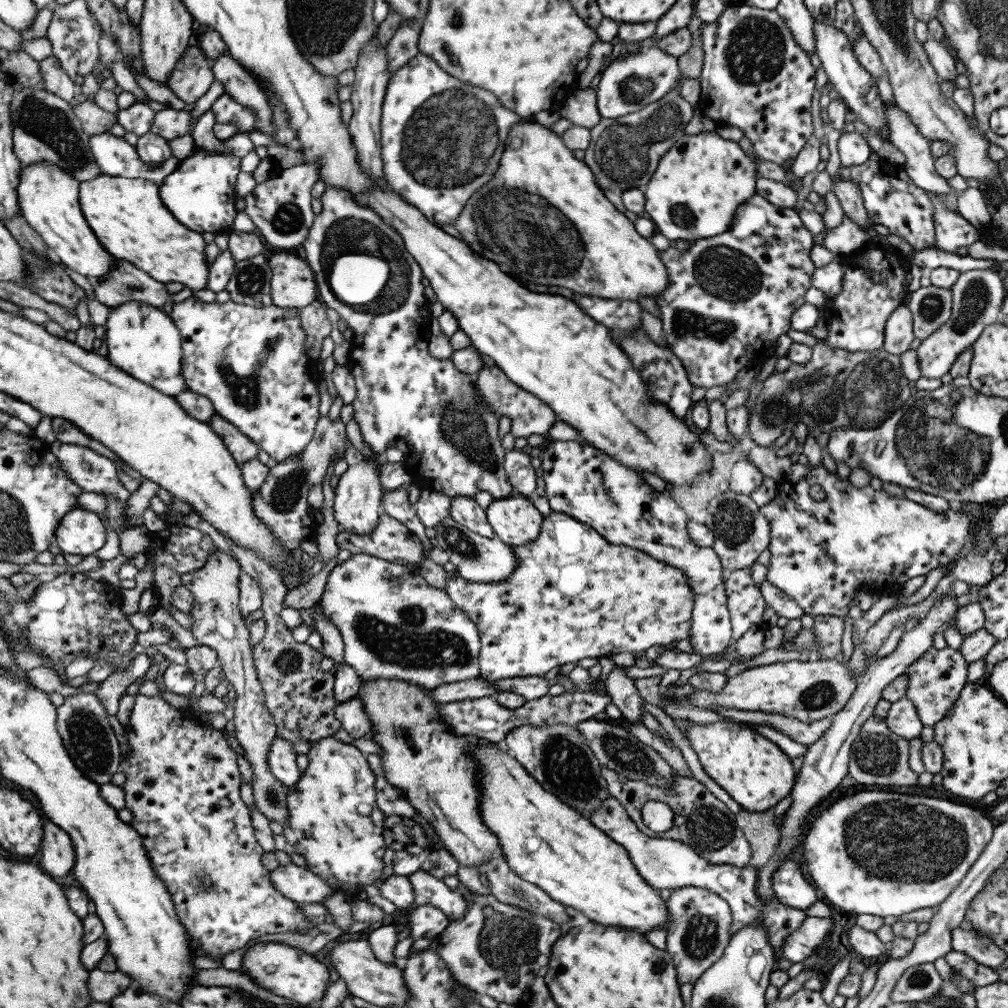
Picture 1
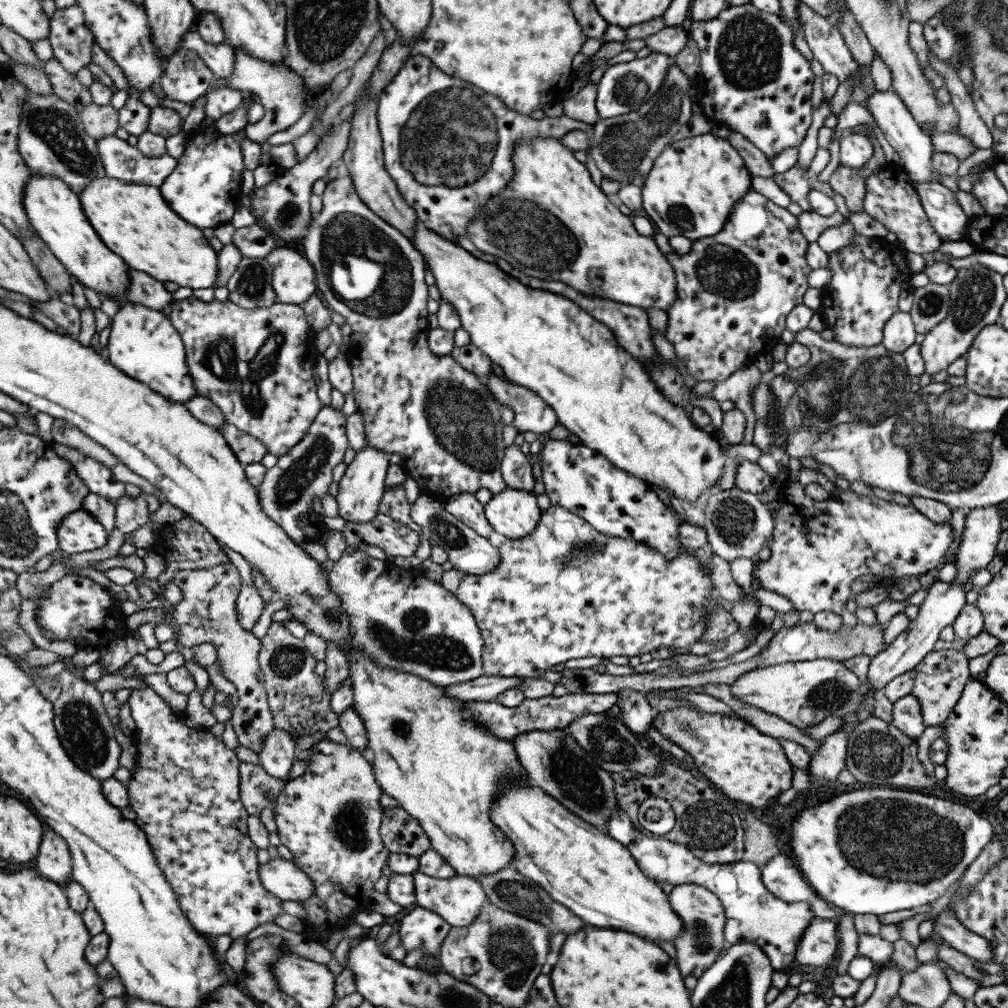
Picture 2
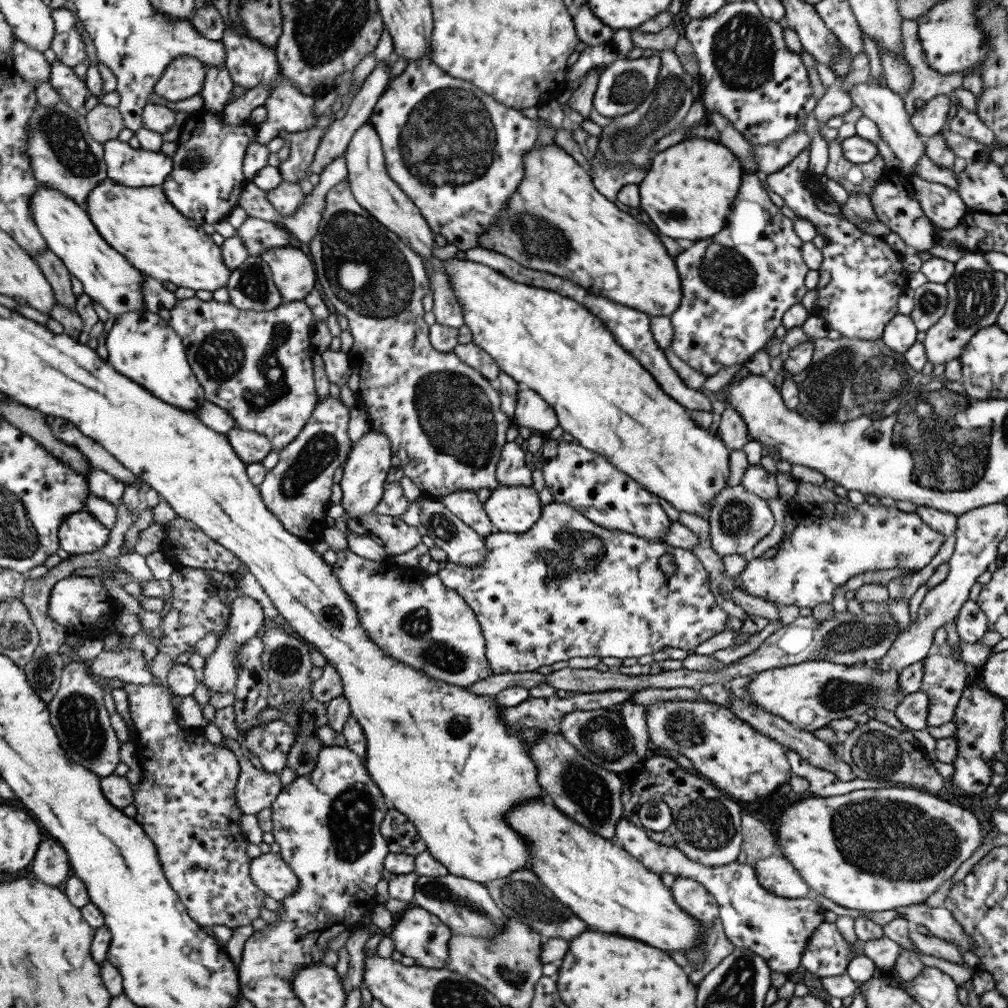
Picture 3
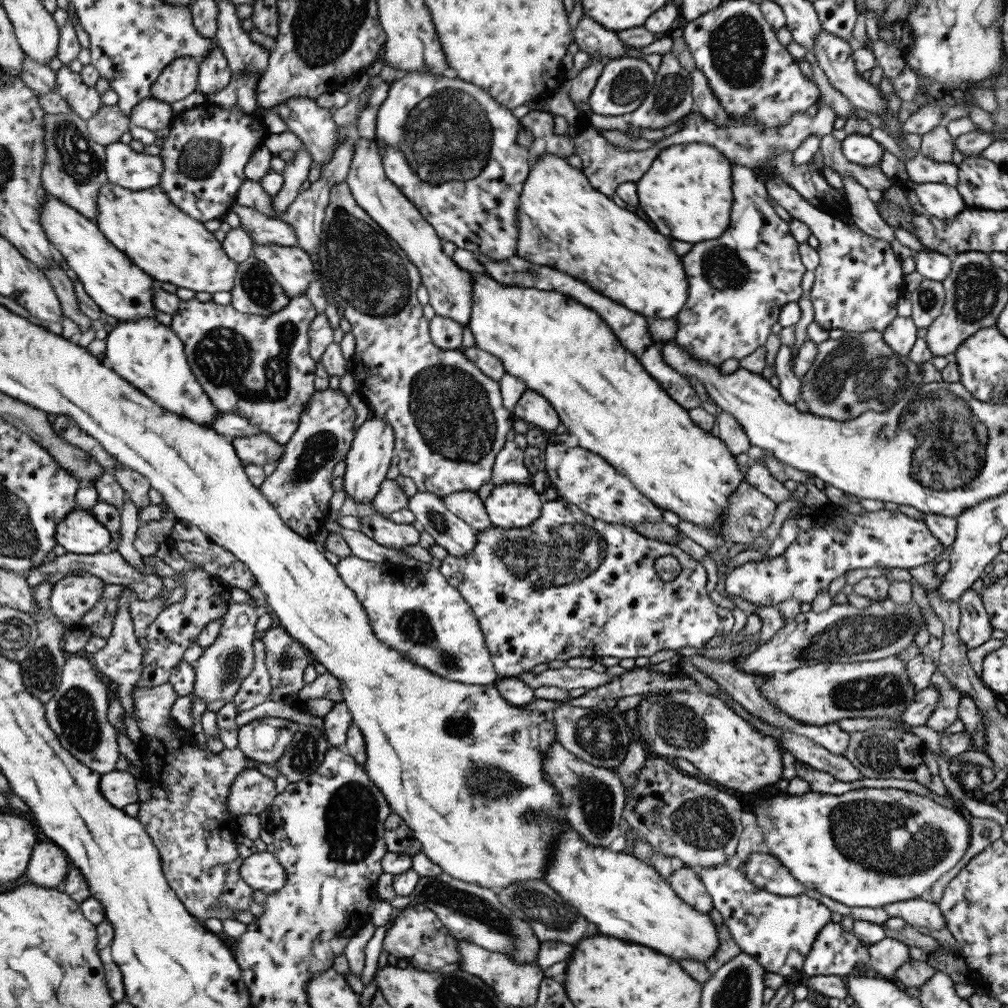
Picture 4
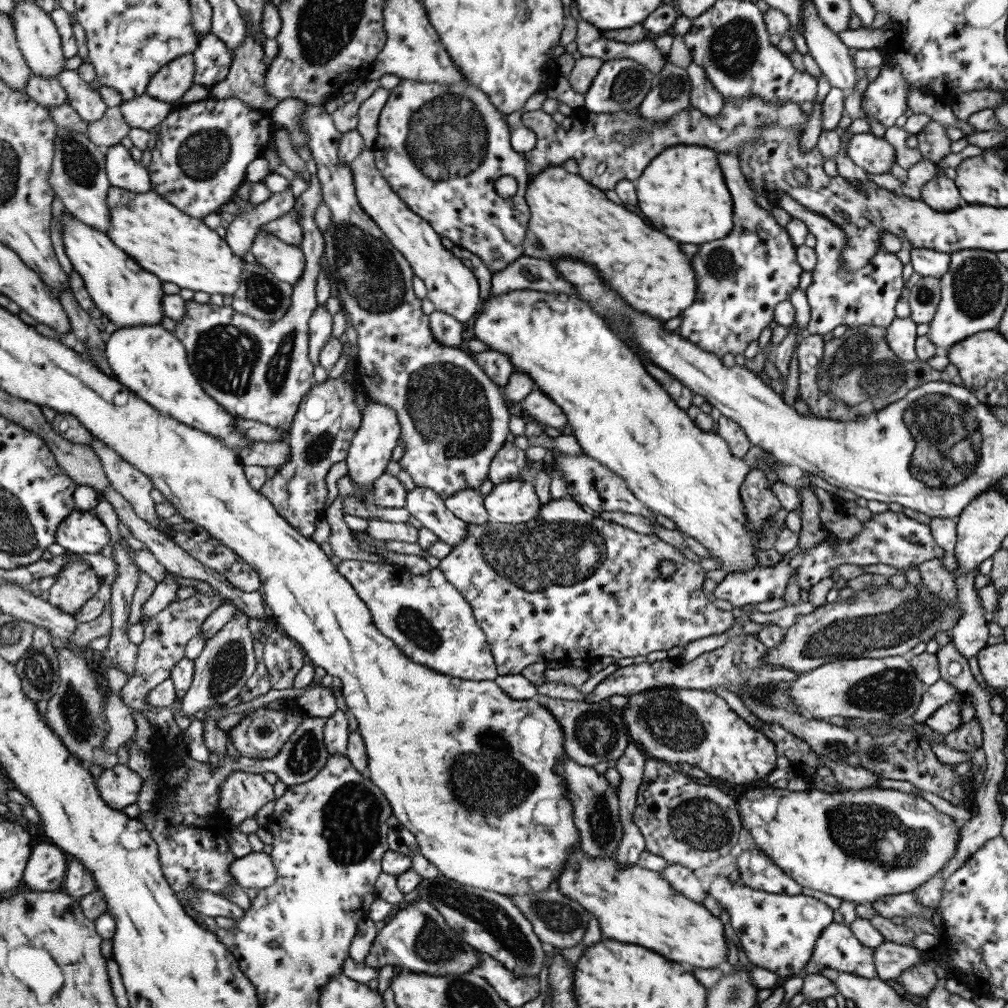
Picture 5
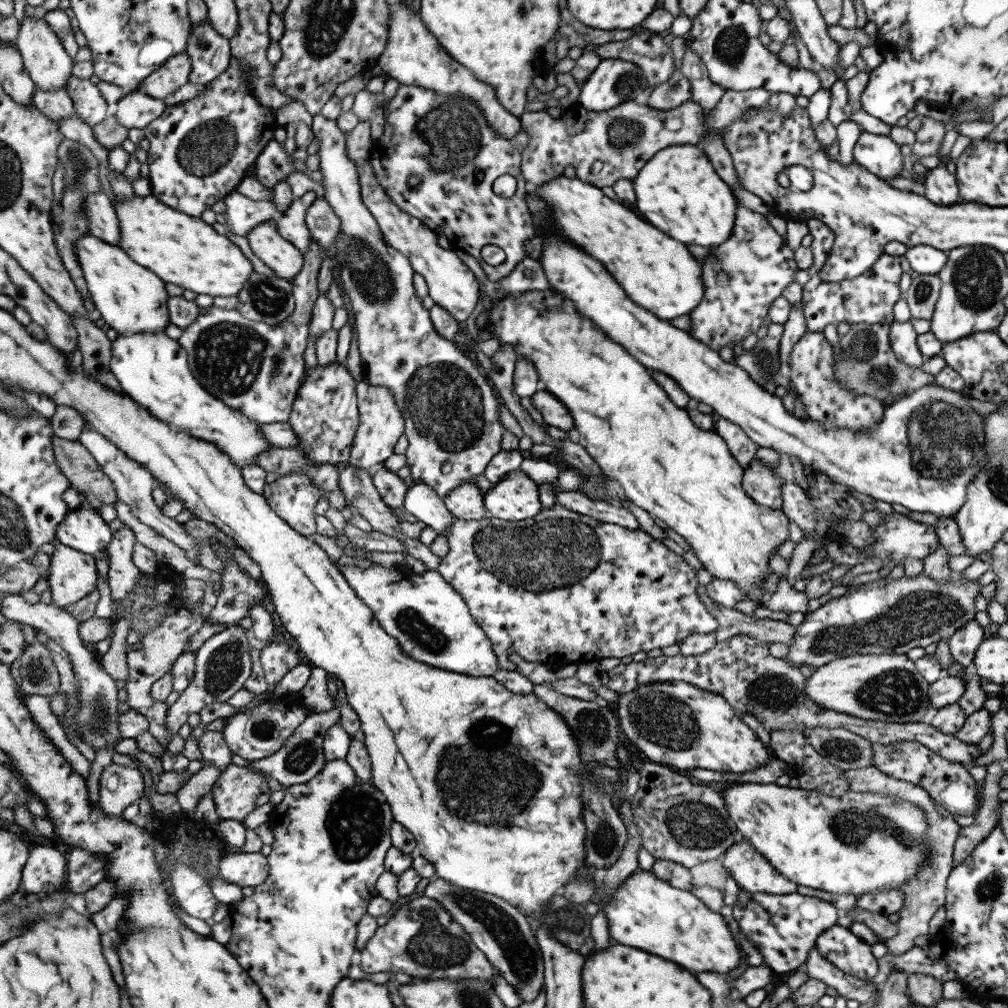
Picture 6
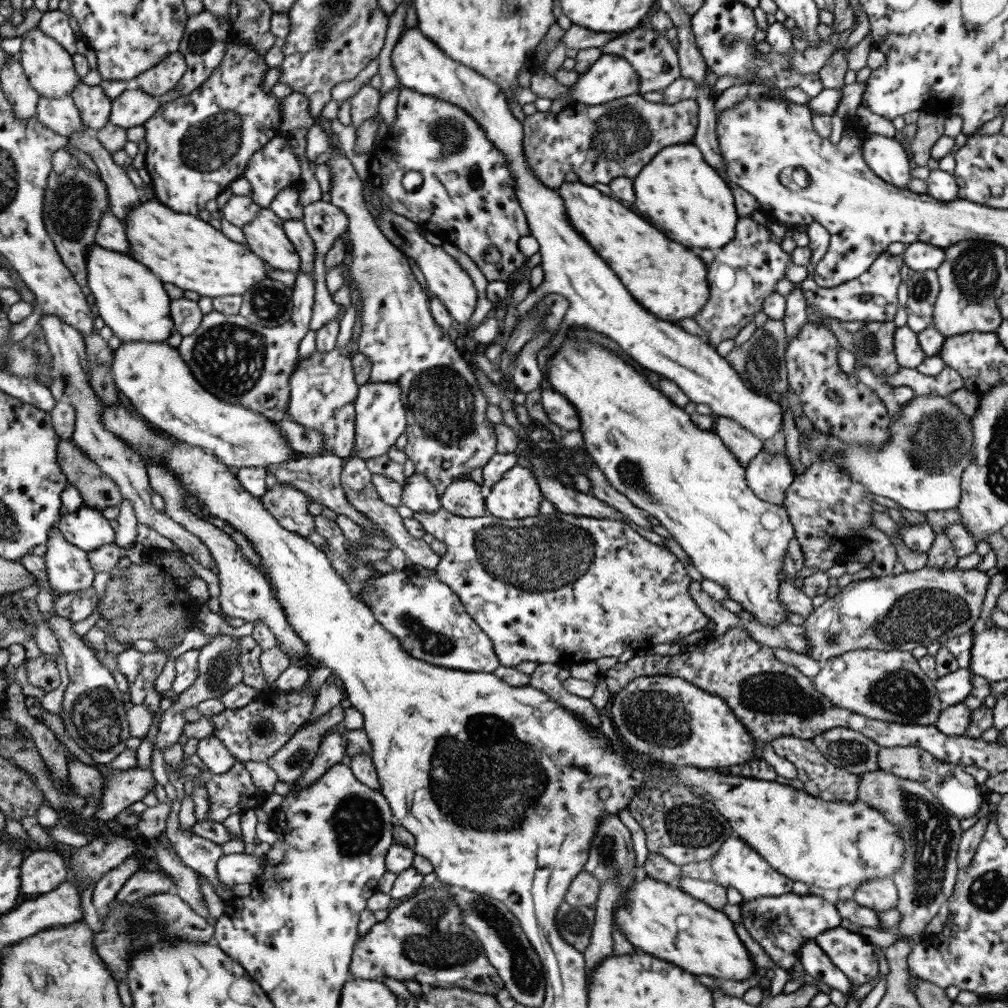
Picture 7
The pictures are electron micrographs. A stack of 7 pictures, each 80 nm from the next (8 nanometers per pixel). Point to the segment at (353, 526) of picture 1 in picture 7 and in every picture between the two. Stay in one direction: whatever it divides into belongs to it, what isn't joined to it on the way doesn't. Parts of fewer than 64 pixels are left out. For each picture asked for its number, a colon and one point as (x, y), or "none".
2: (360, 489)
3: (364, 473)
4: (366, 463)
5: (369, 451)
6: (380, 423)
7: (379, 418)

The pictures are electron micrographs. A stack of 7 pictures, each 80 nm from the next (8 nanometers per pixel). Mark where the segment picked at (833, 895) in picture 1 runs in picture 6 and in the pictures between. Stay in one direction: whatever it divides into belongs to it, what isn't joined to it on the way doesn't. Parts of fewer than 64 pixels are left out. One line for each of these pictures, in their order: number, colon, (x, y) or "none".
2: (870, 851)
3: (874, 849)
4: (870, 847)
5: (861, 845)
6: (856, 843)

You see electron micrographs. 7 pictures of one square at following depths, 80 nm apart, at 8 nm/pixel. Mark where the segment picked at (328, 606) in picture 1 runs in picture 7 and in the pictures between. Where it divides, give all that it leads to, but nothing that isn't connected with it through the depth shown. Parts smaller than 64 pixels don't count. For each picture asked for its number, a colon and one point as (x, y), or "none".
2: (407, 622)
3: (412, 616)
4: (418, 614)
5: (425, 616)
6: (429, 620)
7: (426, 617)

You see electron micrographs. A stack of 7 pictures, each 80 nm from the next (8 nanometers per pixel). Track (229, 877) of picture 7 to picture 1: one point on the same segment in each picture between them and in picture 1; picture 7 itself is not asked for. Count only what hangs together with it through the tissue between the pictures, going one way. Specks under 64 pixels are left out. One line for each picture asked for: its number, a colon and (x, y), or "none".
1: (297, 884)
2: (281, 878)
3: (270, 873)
4: (260, 871)
5: (254, 870)
6: (242, 869)

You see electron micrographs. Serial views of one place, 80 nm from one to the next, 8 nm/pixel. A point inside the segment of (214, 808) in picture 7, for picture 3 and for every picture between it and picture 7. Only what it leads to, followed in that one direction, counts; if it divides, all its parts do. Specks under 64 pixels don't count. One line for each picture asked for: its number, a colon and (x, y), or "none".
3: (256, 789)
4: (251, 792)
5: (244, 793)
6: (238, 791)

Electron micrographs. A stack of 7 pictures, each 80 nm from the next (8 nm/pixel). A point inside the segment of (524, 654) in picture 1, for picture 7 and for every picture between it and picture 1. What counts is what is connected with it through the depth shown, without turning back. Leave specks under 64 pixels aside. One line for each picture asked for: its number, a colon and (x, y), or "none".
2: (564, 591)
3: (566, 587)
4: (567, 585)
5: (567, 585)
6: (559, 588)
7: (561, 589)

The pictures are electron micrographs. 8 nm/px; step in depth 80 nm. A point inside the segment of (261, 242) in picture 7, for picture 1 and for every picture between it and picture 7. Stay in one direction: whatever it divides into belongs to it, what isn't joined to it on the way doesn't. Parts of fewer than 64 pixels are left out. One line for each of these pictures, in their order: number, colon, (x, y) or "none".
1: (292, 285)
2: (292, 280)
3: (292, 272)
4: (291, 268)
5: (285, 262)
6: (265, 242)

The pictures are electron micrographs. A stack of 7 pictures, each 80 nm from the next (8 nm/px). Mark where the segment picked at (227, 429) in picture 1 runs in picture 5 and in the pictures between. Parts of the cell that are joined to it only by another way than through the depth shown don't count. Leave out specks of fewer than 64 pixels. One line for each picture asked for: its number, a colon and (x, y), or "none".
2: (248, 449)
3: (251, 447)
4: (259, 449)
5: (273, 454)

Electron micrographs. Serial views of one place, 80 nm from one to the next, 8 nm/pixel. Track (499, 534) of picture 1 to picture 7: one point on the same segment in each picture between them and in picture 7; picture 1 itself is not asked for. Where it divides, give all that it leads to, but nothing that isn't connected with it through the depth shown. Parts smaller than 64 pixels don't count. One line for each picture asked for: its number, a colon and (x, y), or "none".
2: (511, 513)
3: (511, 509)
4: (508, 505)
5: (511, 502)
6: (514, 498)
7: (516, 495)

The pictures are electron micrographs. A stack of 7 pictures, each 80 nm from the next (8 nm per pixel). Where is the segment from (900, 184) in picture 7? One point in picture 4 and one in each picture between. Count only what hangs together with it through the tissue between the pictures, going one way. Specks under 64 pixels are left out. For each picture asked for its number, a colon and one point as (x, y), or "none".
4: (860, 149)
5: (872, 154)
6: (878, 154)

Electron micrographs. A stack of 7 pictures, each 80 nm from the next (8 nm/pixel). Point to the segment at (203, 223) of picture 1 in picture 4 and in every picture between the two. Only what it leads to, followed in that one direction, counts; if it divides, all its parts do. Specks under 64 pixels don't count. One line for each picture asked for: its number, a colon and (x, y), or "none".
2: (205, 188)
3: (206, 179)
4: (207, 147)

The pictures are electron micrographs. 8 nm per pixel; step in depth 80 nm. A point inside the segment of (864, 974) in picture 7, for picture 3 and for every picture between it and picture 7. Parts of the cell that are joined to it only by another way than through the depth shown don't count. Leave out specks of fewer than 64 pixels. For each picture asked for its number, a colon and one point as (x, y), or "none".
3: (826, 953)
4: (835, 951)
5: (836, 948)
6: (837, 944)

